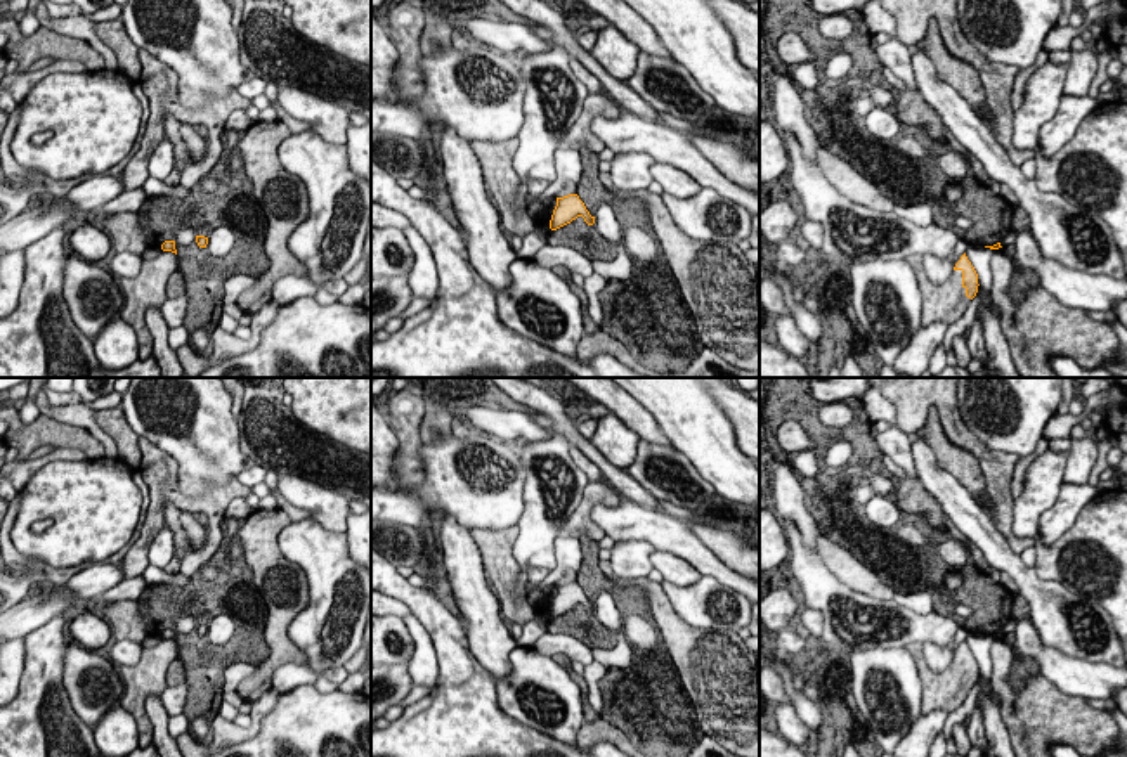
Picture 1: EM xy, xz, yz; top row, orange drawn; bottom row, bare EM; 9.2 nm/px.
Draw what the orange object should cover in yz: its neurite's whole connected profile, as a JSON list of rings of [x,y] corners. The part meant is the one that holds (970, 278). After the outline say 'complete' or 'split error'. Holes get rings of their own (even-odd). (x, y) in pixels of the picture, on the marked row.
[[[966,253],[955,263],[952,275],[943,284],[933,284],[914,256],[907,258],[912,265],[922,294],[921,326],[933,322],[954,324],[967,310],[978,293],[978,274]]]; split error

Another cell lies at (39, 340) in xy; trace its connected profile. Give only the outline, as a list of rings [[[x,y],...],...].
[[[54,229],[24,248],[24,282],[19,305],[9,317],[0,319],[0,378],[161,378],[153,355],[118,371],[99,364],[94,340],[76,327],[62,296],[68,260],[62,239],[64,230]]]

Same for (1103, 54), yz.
[[[1099,38],[1096,42],[1096,49],[1098,49],[1098,73],[1091,83],[1091,88],[1089,88],[1089,97],[1092,99],[1098,99],[1099,97],[1099,88],[1101,85],[1110,80],[1108,73],[1106,73],[1106,68],[1108,68],[1108,62],[1111,61],[1111,54],[1108,50],[1108,45],[1106,45],[1106,40],[1104,38]]]

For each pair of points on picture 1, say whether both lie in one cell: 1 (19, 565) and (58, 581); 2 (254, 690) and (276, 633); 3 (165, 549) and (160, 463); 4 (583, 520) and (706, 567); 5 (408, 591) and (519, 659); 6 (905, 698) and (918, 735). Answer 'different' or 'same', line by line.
1: same
2: same
3: different
4: different
5: different
6: different

